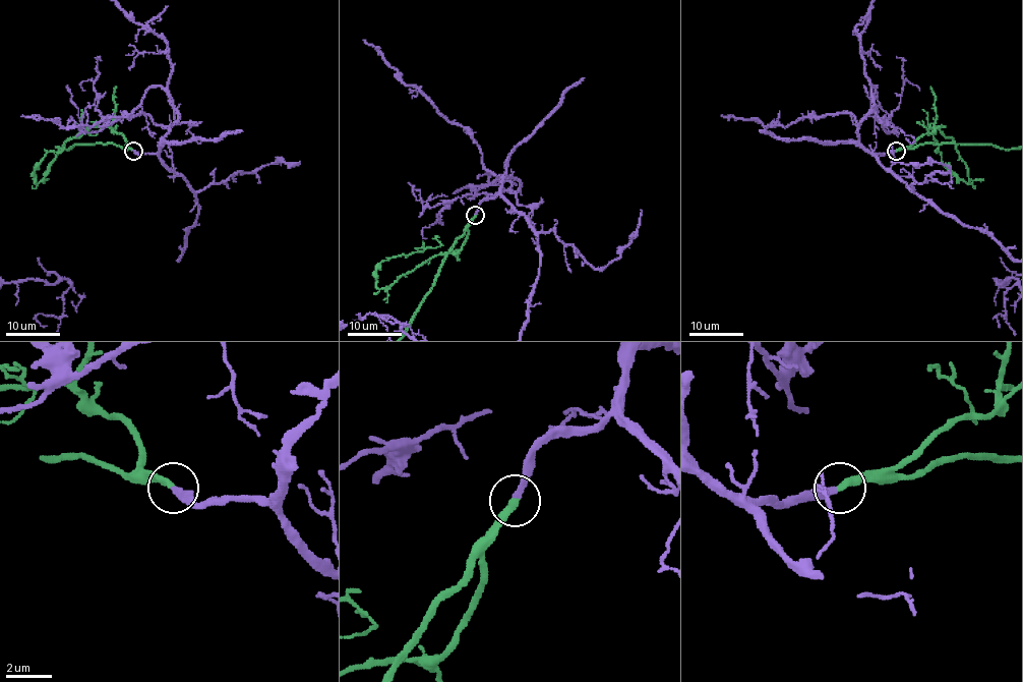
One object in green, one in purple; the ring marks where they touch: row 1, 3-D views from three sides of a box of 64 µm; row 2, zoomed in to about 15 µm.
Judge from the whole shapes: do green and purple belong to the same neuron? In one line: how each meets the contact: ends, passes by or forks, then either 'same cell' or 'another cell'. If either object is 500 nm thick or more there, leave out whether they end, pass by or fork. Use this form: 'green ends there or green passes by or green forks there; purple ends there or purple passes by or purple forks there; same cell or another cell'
green ends there; purple ends there; same cell

